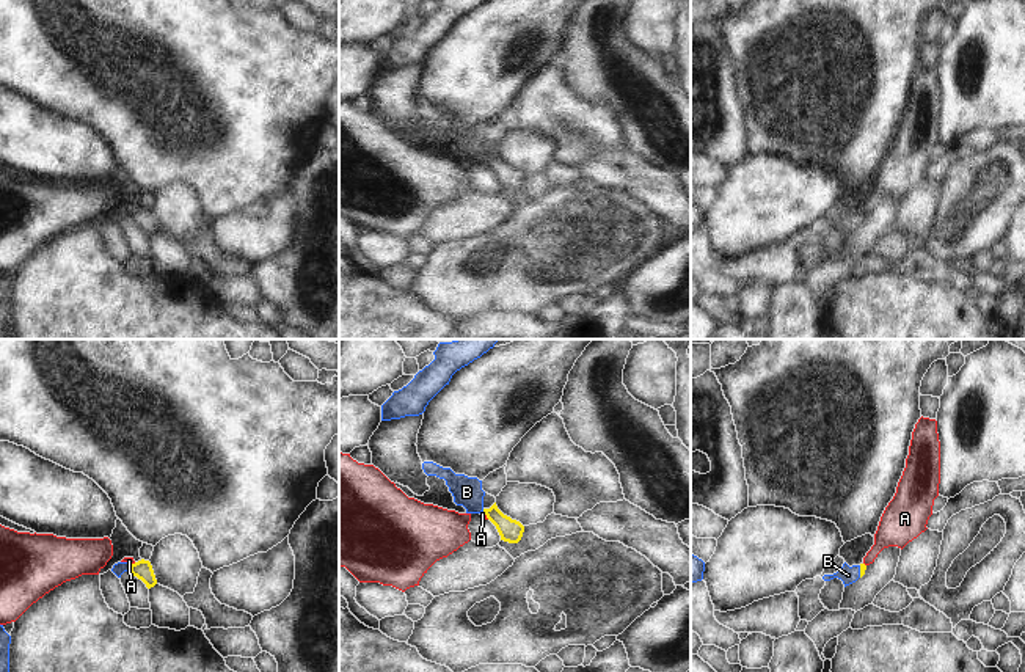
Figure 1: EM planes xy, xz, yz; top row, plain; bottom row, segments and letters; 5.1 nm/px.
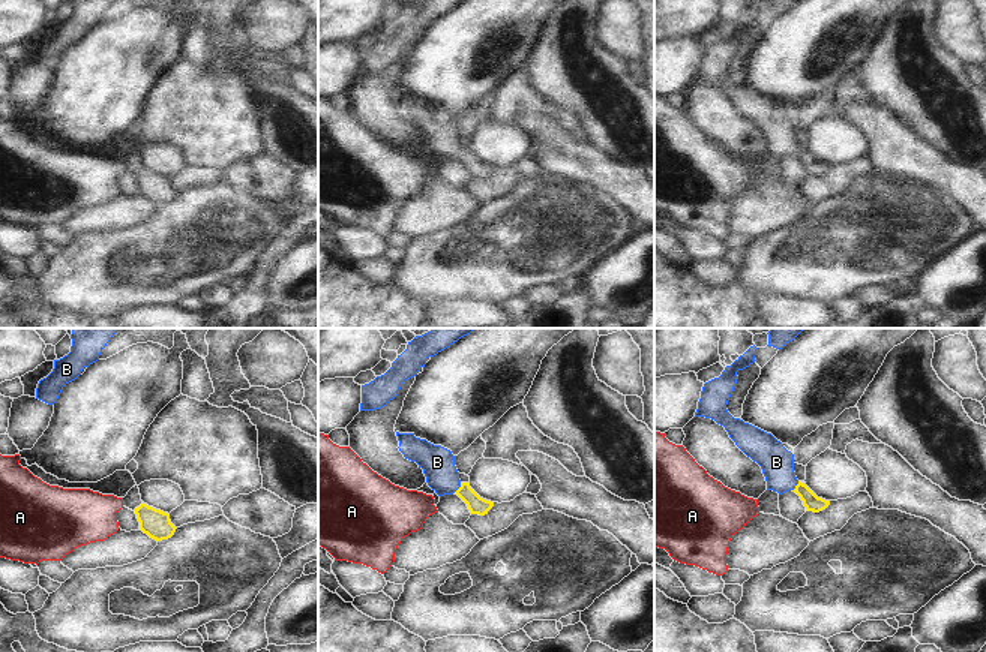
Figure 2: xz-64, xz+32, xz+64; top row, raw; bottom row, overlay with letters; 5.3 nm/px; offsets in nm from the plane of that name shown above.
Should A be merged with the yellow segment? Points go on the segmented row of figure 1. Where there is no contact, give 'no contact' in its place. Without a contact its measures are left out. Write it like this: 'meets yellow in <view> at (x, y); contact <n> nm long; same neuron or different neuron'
meets yellow in xz at (485, 514); contact 50 nm long; different neuron

